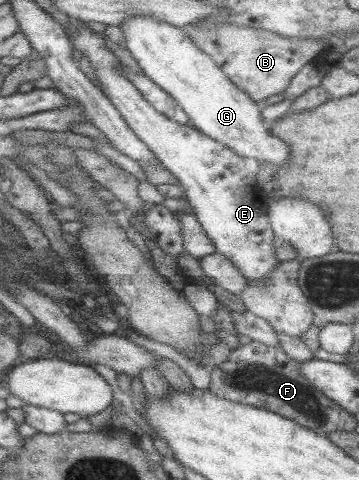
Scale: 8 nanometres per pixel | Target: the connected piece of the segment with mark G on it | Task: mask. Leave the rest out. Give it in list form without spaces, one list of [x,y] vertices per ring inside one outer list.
[[[146,16],[130,18],[118,27],[124,33],[125,47],[134,55],[140,68],[144,70],[144,75],[153,79],[161,88],[169,91],[177,99],[180,106],[189,114],[192,126],[217,142],[225,143],[231,150],[236,151],[252,164],[260,162],[282,166],[288,160],[288,154],[290,154],[288,144],[282,142],[280,138],[274,138],[273,131],[264,126],[263,105],[256,102],[245,90],[234,83],[210,55],[196,46],[186,29],[168,22],[160,22],[156,18],[146,18]]]

